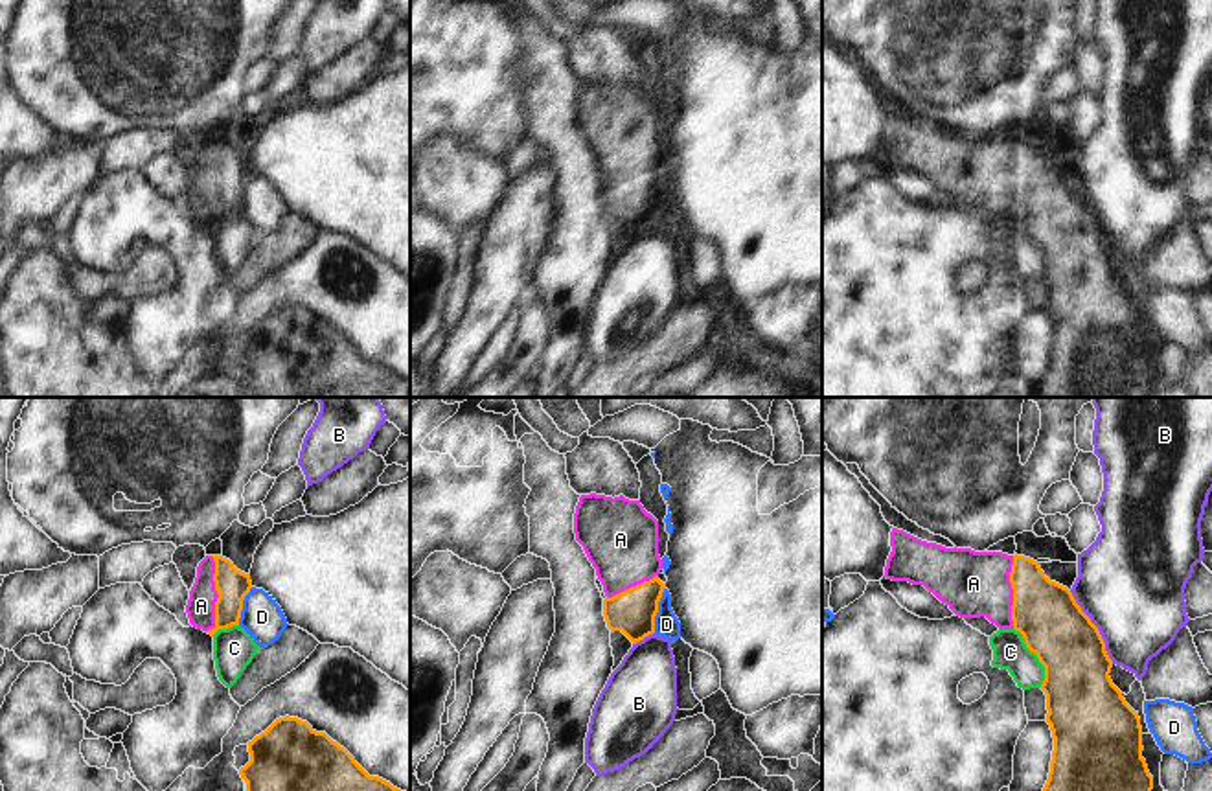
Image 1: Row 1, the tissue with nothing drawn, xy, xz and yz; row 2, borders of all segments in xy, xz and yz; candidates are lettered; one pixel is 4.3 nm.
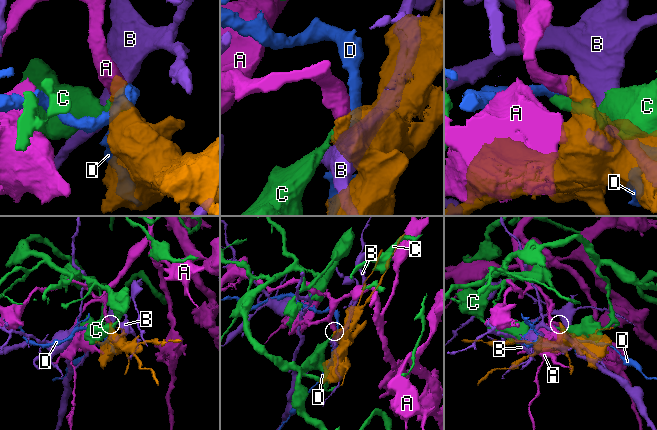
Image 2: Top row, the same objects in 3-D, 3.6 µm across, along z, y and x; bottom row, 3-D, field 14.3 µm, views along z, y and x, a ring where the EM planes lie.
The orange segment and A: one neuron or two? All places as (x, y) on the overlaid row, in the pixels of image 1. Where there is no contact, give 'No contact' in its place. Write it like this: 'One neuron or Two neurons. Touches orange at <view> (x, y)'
One neuron. Touches orange at xy (219, 596)

